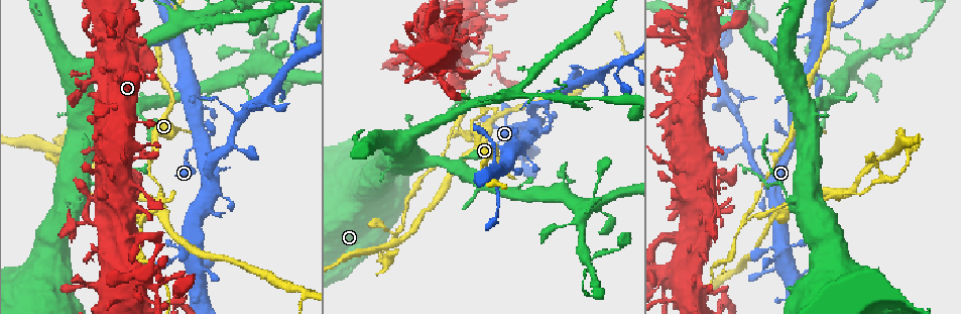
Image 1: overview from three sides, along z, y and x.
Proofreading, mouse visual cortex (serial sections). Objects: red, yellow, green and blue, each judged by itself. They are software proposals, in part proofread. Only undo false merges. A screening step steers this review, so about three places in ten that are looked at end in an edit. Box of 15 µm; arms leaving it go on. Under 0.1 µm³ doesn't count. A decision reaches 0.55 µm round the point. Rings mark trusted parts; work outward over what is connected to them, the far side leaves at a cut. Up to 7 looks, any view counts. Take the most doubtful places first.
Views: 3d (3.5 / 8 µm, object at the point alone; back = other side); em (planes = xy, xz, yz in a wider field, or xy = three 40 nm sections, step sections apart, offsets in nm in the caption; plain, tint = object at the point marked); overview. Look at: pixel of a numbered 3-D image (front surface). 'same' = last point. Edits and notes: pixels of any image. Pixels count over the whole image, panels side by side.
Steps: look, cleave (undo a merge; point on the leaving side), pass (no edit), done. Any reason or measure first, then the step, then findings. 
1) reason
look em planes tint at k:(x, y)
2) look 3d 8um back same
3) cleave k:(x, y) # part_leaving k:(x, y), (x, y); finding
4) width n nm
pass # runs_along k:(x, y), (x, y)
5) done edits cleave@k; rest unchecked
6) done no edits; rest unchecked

abrupt turn
look 3d 3.5um at 1:(730, 261)

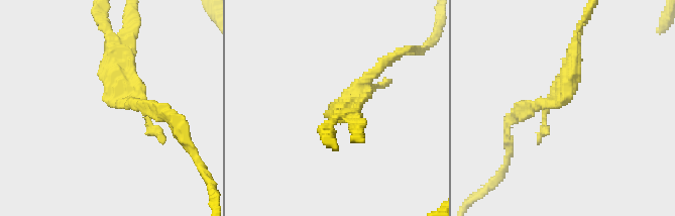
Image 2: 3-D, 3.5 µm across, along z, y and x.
need the tissue
look em xy step 3 tint at 2:(557, 103)

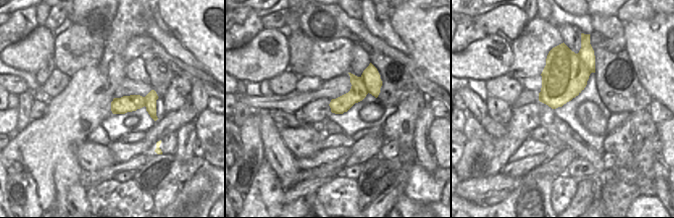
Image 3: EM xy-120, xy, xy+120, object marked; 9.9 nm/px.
cleave 2:(325, 135) # a second cell is stuck on

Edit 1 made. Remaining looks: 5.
look overview

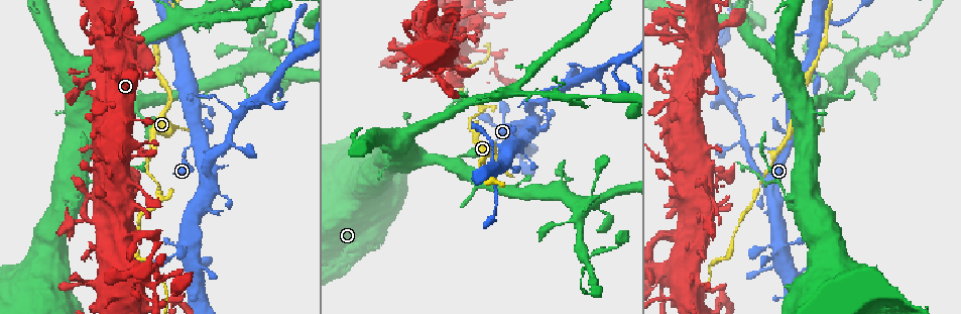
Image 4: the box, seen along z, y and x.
sharp bend
look 3d 3.5um at 4:(705, 47)

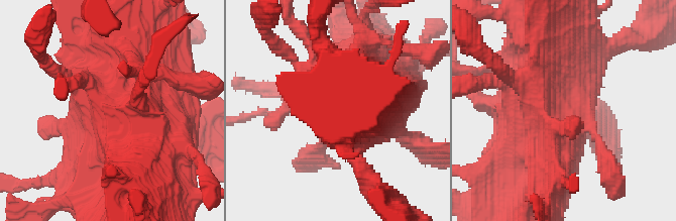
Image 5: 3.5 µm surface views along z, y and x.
look em xy step 2 tint at 5:(569, 115)

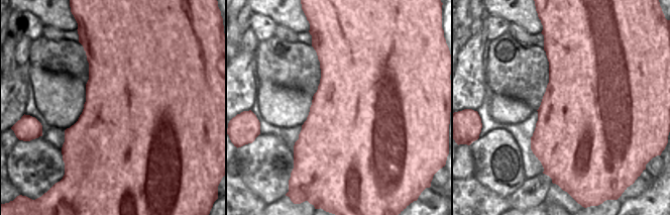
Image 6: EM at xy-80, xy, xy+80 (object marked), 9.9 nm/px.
look em xy step 1 tint same

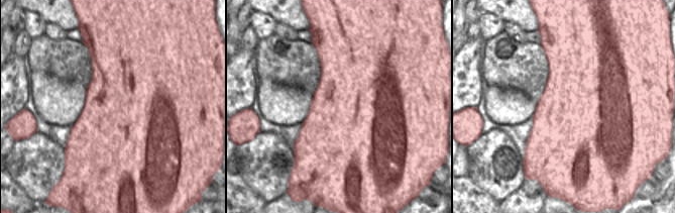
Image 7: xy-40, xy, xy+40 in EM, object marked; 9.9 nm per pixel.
width 1050 nm
pass # runs_along 5:(529, 171), (557, 83), (552, 39); continuous, no second cell

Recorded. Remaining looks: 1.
done edits cleave@2; rest unchecked

